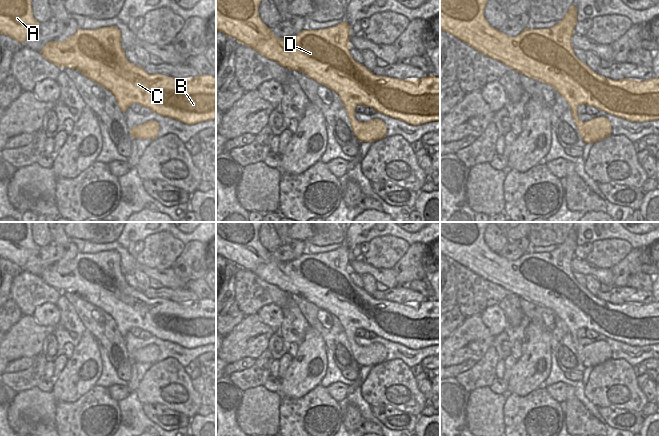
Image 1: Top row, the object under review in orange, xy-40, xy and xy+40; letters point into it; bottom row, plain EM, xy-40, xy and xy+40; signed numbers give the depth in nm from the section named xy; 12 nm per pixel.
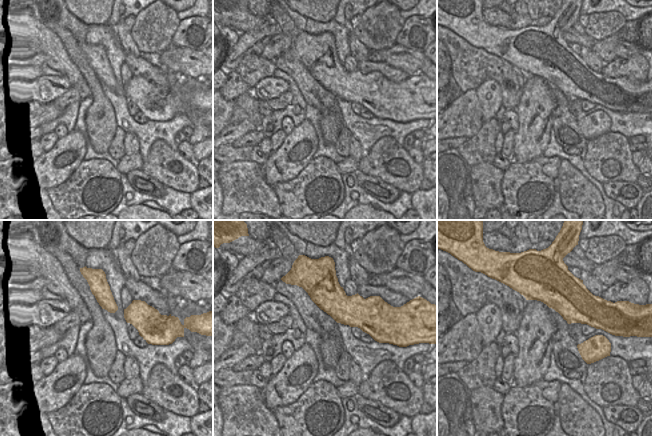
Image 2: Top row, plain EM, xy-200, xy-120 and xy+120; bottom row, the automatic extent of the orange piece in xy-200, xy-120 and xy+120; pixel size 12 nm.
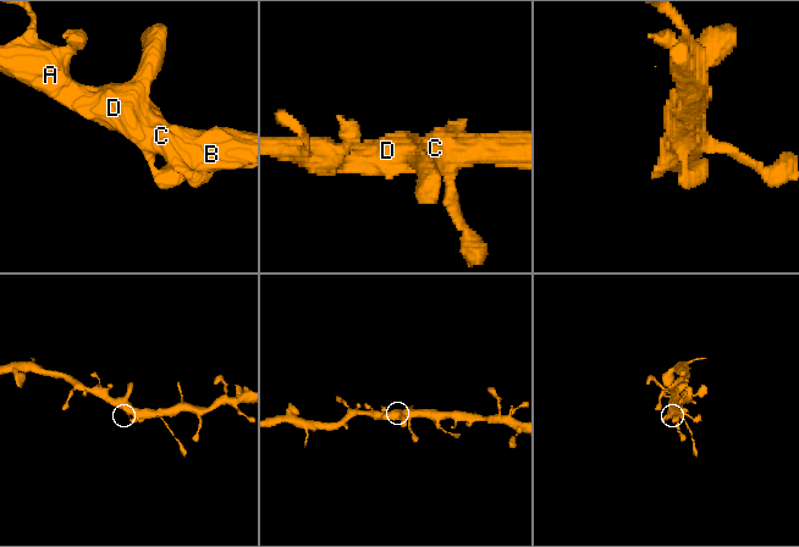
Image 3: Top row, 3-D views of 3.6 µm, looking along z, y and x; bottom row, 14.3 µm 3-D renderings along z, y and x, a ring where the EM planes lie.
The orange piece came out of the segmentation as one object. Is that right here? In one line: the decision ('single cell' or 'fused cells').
single cell

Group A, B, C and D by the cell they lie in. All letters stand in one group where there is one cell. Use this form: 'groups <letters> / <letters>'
groups A B C D

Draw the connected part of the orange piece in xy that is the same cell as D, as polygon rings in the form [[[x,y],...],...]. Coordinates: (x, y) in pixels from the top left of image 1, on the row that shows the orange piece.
[[[216,0],[216,31],[220,31],[228,37],[235,38],[239,43],[248,46],[263,57],[277,62],[279,65],[289,69],[300,71],[314,81],[327,86],[336,92],[347,112],[353,128],[354,135],[360,142],[375,142],[385,137],[387,127],[380,119],[372,119],[368,122],[358,122],[354,118],[355,107],[363,105],[370,107],[377,113],[404,121],[416,126],[432,121],[440,121],[440,78],[428,75],[421,79],[402,79],[382,77],[373,74],[362,64],[356,62],[350,55],[350,25],[347,22],[319,30],[302,30],[298,35],[290,38],[276,37],[271,28],[267,27],[259,17],[259,4],[262,0]]]

